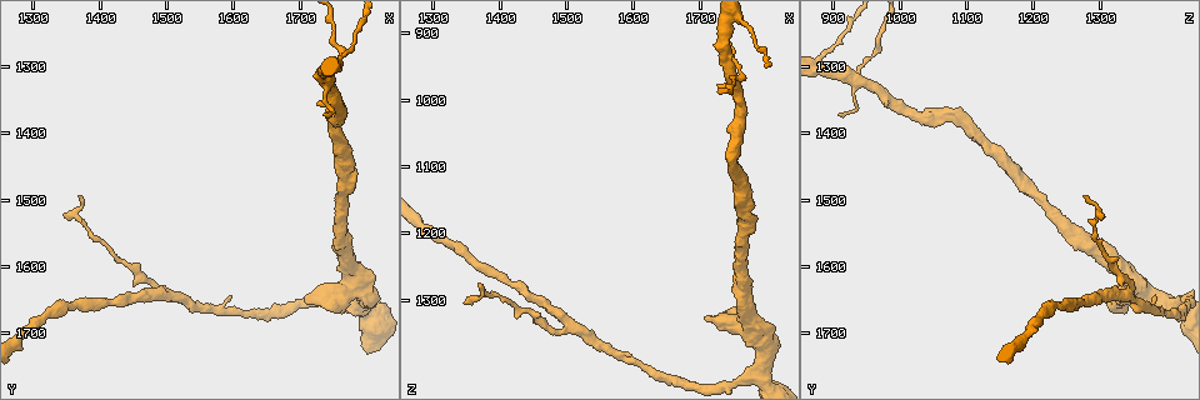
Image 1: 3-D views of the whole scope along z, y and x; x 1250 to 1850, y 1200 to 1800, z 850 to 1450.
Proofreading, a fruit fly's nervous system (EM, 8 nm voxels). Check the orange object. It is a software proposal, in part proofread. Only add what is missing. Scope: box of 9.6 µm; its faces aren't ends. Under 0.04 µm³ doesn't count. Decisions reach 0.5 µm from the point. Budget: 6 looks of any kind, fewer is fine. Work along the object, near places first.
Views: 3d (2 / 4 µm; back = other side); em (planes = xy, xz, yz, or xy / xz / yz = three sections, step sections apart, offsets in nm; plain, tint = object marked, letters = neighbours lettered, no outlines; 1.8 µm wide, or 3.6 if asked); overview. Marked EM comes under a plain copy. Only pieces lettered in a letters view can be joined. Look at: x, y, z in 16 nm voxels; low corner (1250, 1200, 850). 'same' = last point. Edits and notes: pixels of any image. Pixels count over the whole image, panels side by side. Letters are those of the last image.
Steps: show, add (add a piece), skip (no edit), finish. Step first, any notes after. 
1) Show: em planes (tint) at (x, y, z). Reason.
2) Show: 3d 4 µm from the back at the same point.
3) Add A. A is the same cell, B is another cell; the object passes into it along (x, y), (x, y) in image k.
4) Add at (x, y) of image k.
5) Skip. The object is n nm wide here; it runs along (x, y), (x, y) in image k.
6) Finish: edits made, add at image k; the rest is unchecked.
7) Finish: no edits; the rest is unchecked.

Show: em planes (letters) at (1740, 1325, 935). Abrupt turn.

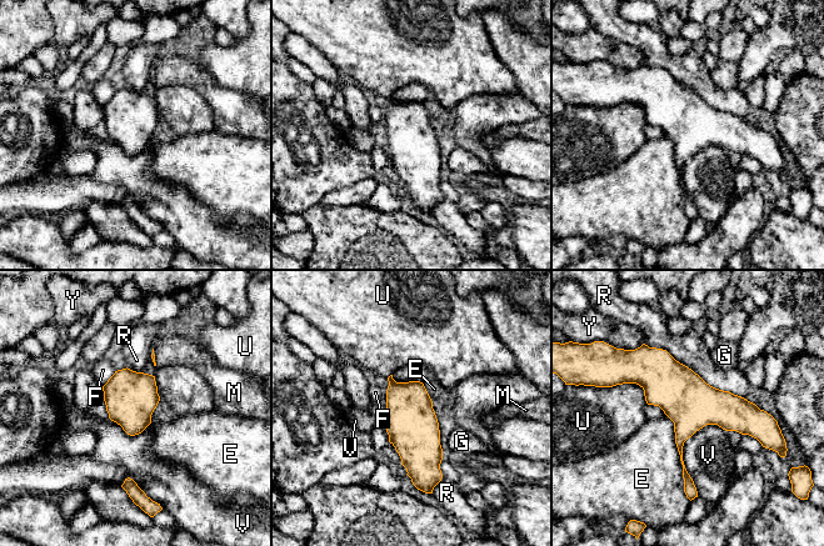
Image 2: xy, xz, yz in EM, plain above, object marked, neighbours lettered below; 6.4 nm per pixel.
Skip. E, F, G, M, R, U, V and Y are other cells; a border runs along (717, 424), (683, 446), (698, 495) in image 2; none of them fits.

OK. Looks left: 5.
Show: 3d 4 µm at (1705, 1645, 1325). Free end.

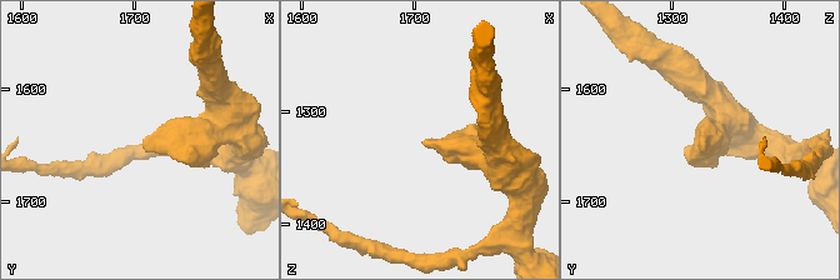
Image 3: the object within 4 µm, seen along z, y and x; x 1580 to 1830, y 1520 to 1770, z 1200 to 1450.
Show: em xz step 8 (tint) at (1708, 1648, 1326). Now the EM.

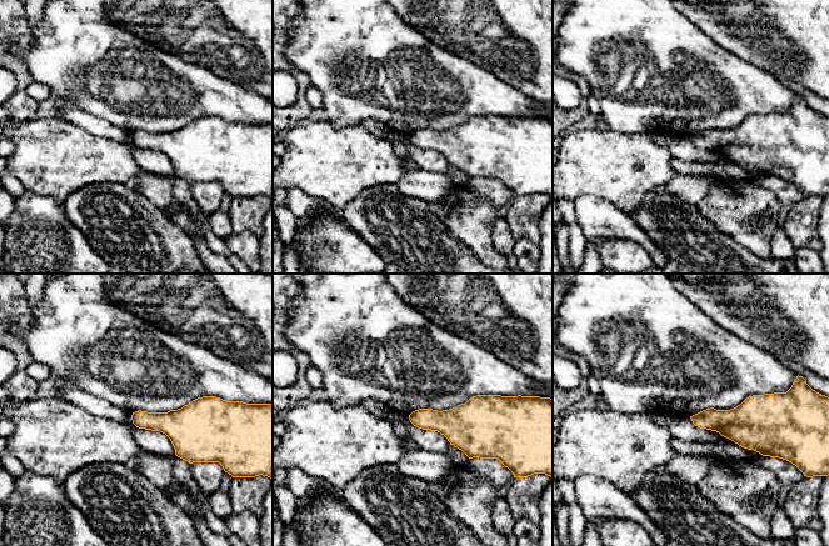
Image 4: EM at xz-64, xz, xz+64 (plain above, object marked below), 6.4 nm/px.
Show: em xz step 8 (letters) at the same point.

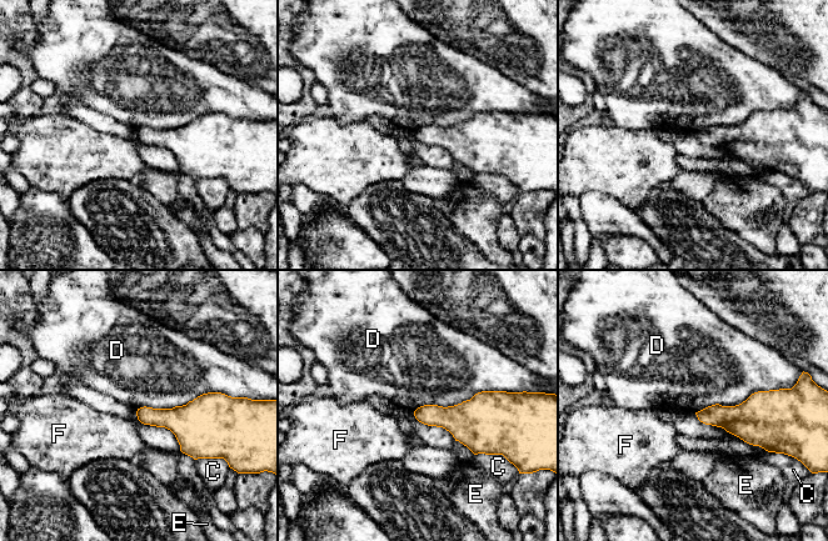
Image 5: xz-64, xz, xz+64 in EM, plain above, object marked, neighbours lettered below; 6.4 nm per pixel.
Skip. C, D, E and F are other cells; a border runs along (503, 390), (414, 411) in image 5; no lettered piece goes on from it.

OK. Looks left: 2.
Show: 3d 2 µm at (1365, 1500, 1275). Thin end.

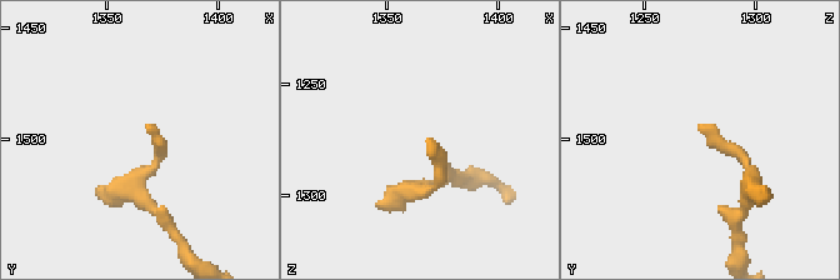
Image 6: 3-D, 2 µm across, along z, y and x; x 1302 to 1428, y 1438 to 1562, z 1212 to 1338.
Show: em 3.6 µm planes (letters) at (1368, 1496, 1274). Shape alone is not enough.

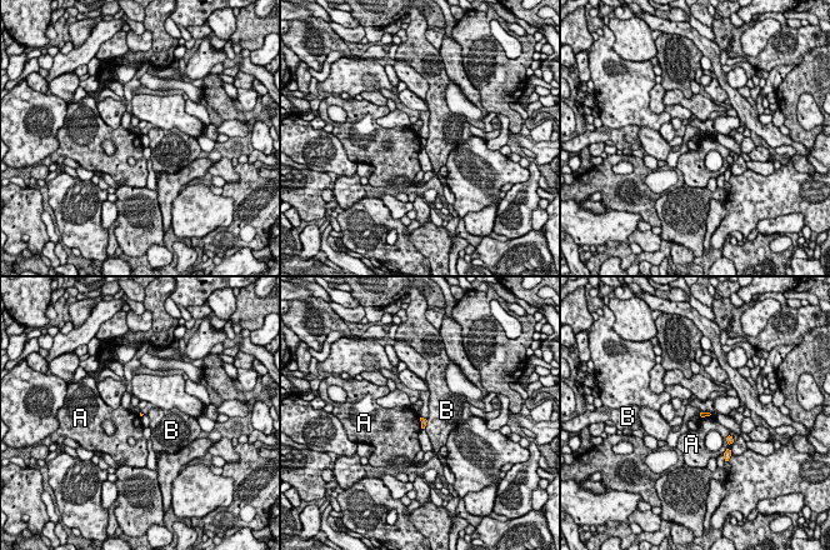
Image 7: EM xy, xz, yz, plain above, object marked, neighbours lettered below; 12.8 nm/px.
Skip. A and B are other cells; a border runs along (419, 418), (421, 428) in image 7; none of them fits.

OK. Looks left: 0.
Finish: no edits; the rest is unchecked.

